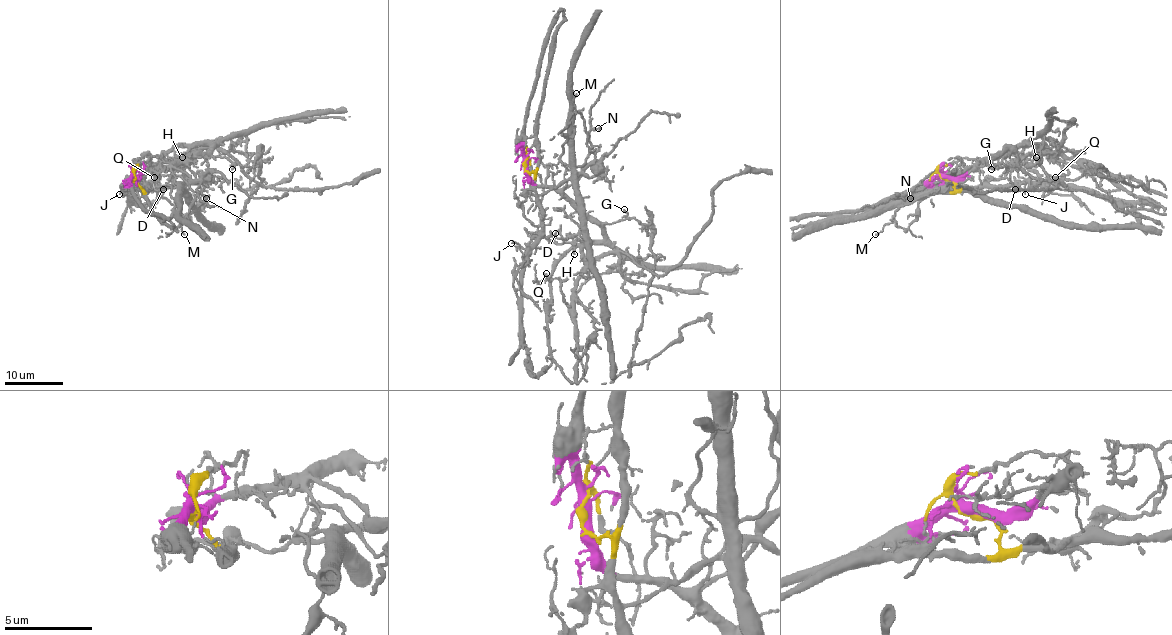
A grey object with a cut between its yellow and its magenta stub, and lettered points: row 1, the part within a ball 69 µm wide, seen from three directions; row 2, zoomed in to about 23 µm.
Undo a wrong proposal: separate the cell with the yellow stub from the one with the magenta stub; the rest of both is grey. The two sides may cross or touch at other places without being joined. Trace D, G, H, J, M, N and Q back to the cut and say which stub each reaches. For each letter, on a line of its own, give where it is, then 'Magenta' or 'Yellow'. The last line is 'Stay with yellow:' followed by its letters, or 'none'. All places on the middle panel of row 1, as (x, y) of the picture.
D: Place: (555, 233). Yellow
G: Place: (624, 209). Magenta
H: Place: (574, 254). Magenta
J: Place: (511, 243). Yellow
M: Place: (576, 93). Magenta
N: Place: (598, 128). Magenta
Q: Place: (546, 273). Magenta
Stay with yellow: D, J

